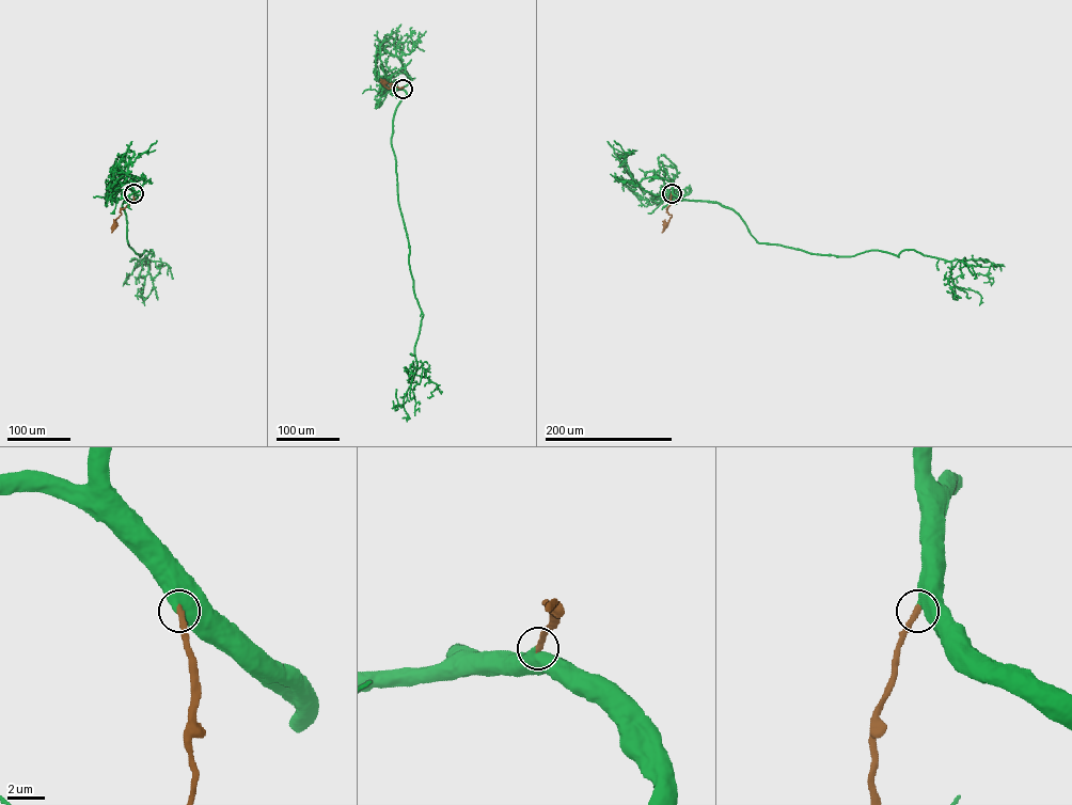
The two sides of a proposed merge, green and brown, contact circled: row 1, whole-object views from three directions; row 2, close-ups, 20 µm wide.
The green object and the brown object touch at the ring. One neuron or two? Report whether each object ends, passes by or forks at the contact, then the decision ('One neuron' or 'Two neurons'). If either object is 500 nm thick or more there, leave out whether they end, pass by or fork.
One neuron

